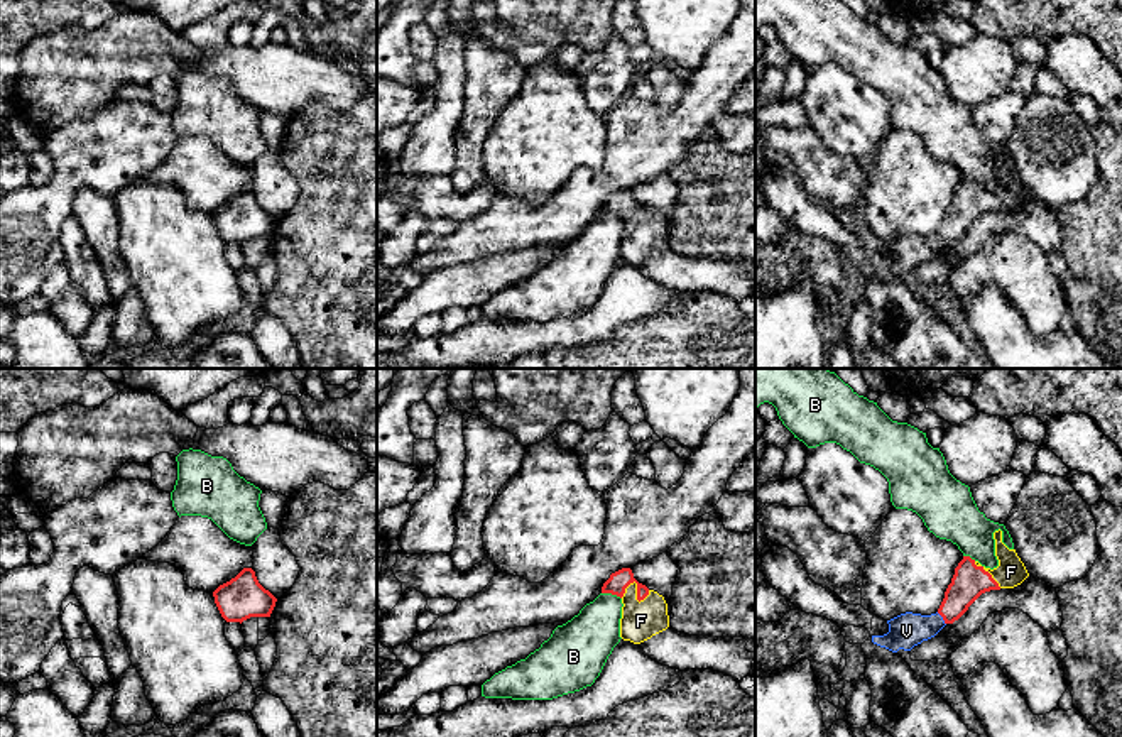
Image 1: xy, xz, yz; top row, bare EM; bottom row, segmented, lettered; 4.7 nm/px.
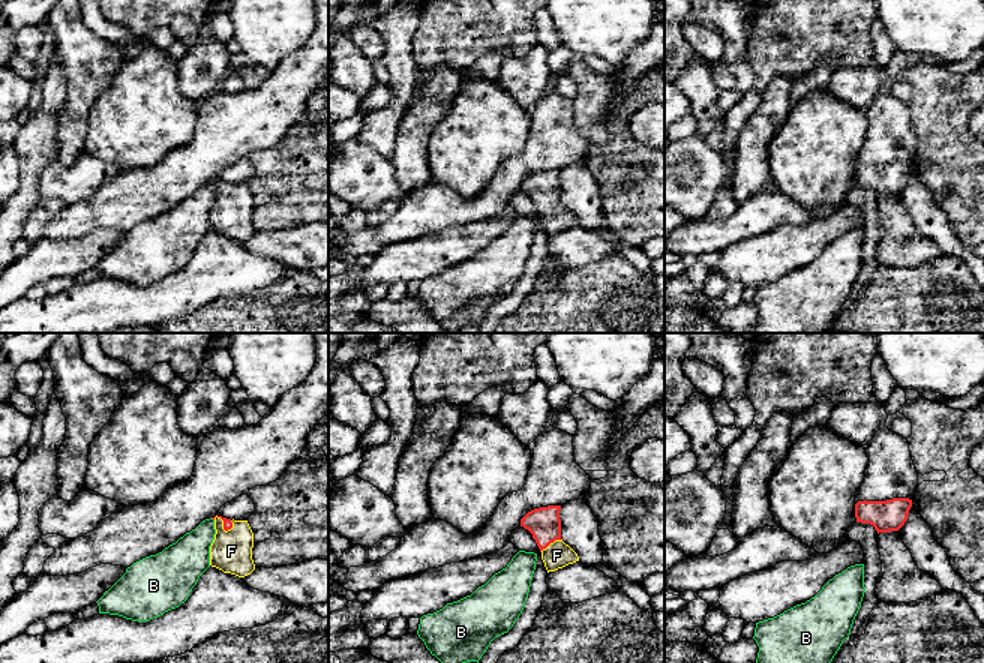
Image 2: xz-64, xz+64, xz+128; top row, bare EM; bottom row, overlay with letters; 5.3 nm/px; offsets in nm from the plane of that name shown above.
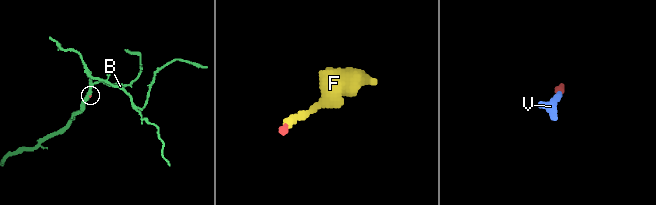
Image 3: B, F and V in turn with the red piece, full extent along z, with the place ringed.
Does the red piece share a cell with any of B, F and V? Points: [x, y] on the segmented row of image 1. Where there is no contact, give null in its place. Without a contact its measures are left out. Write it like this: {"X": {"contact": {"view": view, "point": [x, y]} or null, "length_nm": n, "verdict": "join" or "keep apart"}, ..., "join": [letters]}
{"B": {"contact": {"view": "xz", "point": [612, 594]}, "length_nm": 100, "verdict": "keep apart"}, "F": {"contact": {"view": "xz", "point": [637, 589]}, "length_nm": 150, "verdict": "join"}, "V": {"contact": {"view": "yz", "point": [943, 619]}, "length_nm": 80, "verdict": "join"}, "join": ["F", "V"]}

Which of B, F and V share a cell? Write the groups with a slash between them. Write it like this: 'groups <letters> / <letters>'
groups B / F V

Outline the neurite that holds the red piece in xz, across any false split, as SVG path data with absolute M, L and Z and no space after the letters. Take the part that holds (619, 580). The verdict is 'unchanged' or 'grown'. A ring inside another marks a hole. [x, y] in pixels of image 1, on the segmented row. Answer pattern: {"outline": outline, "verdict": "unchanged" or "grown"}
{"outline": "M630 568L612 573L602 593L622 598L620 637L624 641L640 644L669 627L664 597L639 583Z", "verdict": "grown"}

